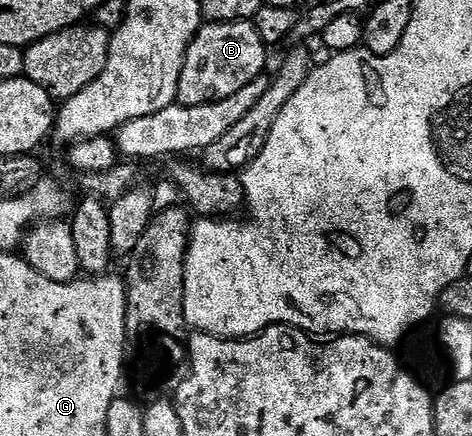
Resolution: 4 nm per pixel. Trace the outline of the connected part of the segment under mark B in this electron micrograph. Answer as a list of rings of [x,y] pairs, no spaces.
[[[251,21],[212,22],[201,25],[186,52],[182,66],[182,76],[176,93],[179,105],[201,106],[211,102],[221,102],[234,92],[242,92],[246,84],[265,73],[269,47],[264,45],[262,36],[258,36]]]

